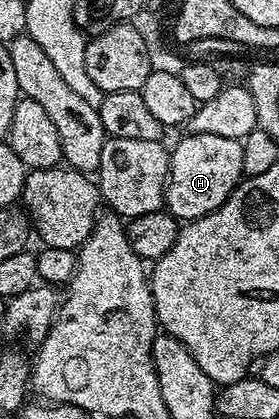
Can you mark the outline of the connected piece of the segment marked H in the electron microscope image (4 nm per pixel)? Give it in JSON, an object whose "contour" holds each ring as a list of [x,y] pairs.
{"contour":[[[186,133],[170,151],[170,181],[166,185],[165,210],[178,221],[199,219],[218,211],[220,205],[242,182],[244,153],[239,140],[214,133]]]}

